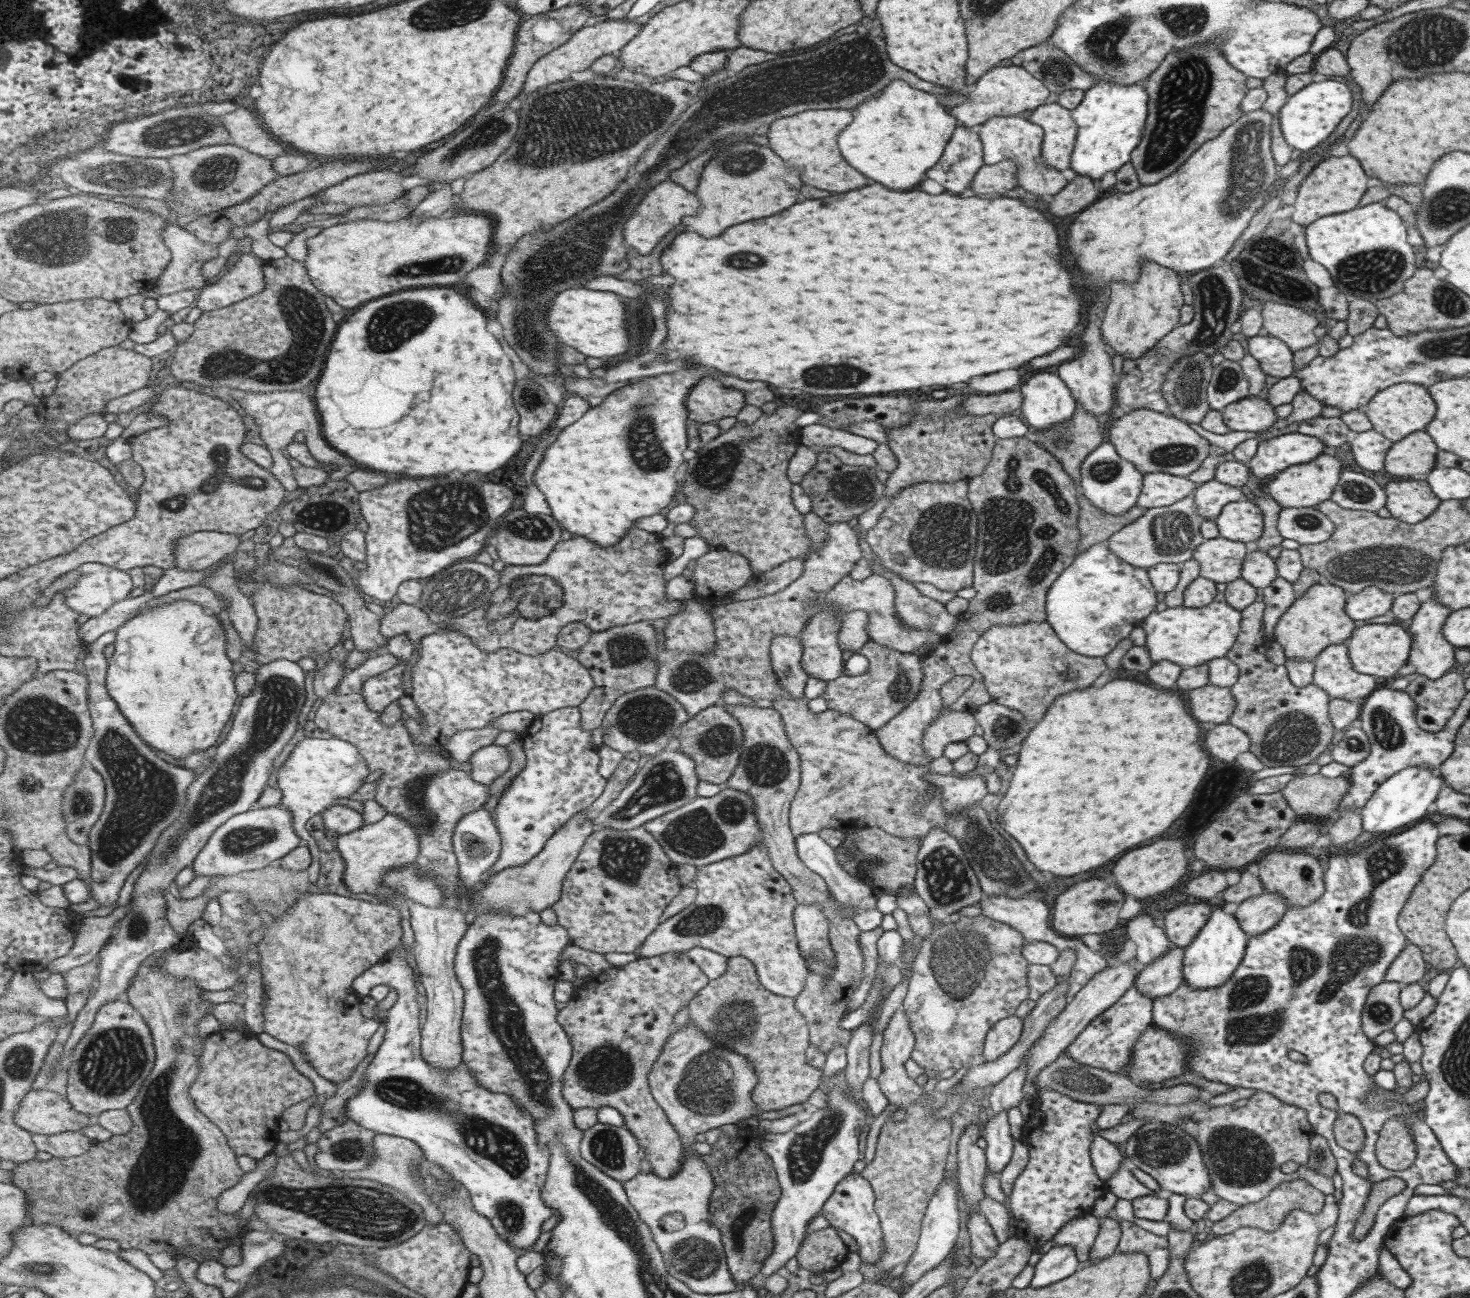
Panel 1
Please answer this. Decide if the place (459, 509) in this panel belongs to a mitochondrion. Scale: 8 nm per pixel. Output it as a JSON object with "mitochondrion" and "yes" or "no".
{"mitochondrion":"yes"}

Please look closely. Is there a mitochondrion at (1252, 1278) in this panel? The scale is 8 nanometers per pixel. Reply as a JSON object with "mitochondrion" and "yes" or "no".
{"mitochondrion":"yes"}

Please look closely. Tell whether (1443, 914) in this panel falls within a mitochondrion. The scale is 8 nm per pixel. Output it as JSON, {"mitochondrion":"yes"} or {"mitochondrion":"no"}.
{"mitochondrion":"no"}

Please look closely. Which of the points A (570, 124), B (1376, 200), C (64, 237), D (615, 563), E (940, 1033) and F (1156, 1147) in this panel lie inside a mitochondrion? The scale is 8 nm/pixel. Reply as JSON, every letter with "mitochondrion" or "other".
{"A":"mitochondrion","B":"other","C":"mitochondrion","D":"other","E":"other","F":"mitochondrion"}

